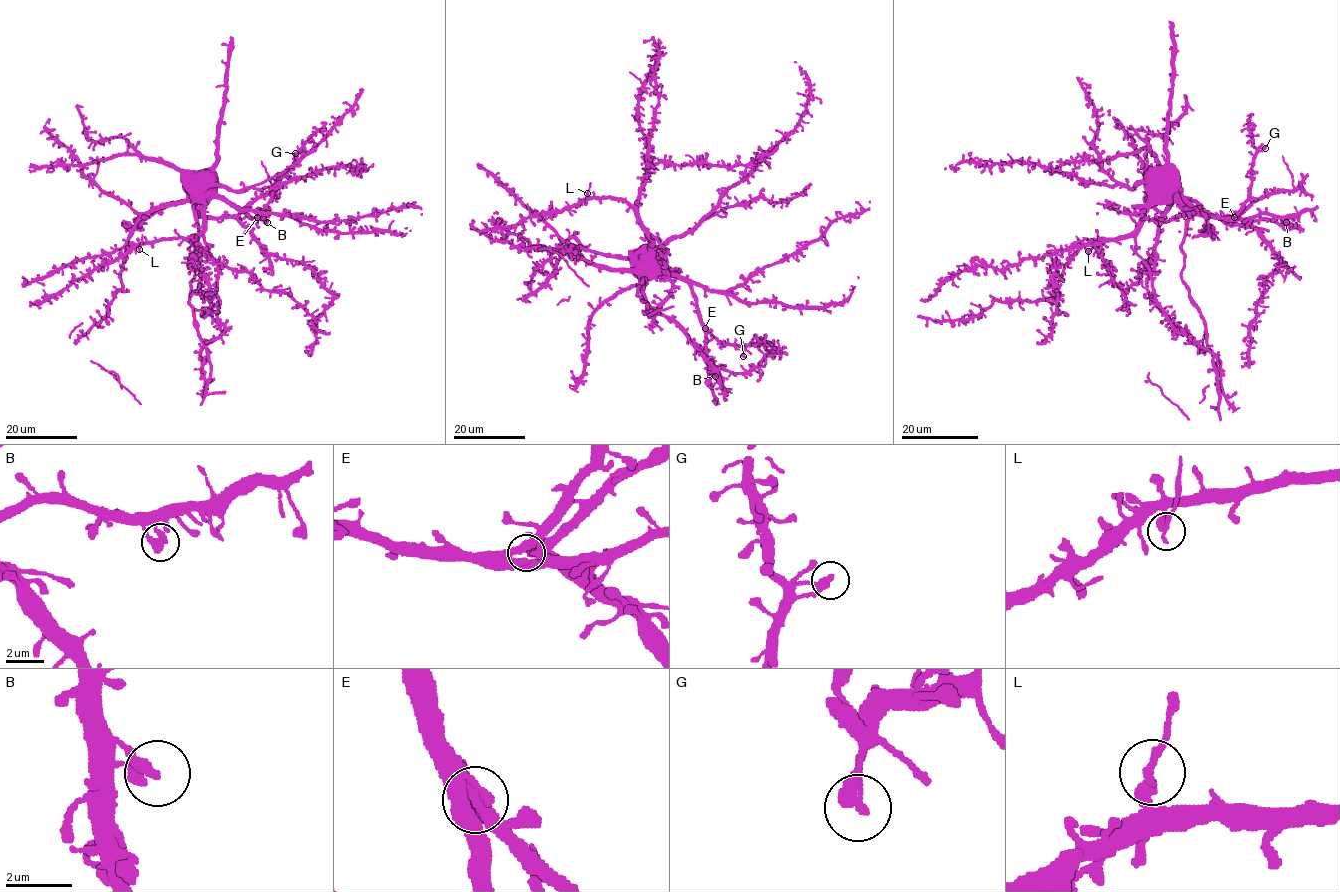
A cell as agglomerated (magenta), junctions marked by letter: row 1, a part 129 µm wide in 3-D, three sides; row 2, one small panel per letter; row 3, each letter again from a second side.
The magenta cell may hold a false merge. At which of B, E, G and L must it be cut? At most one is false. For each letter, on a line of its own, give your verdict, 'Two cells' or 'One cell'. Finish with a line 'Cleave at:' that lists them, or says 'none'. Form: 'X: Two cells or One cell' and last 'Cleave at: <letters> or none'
B: One cell
E: One cell
G: One cell
L: One cell
Cleave at: none

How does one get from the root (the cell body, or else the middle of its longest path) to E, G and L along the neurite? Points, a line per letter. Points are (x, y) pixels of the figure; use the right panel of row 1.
E: (1158, 182), (1157, 174), (1188, 209), (1214, 217), (1234, 217)
G: (1158, 182), (1157, 174), (1188, 209), (1214, 217), (1232, 217), (1248, 198), (1252, 162), (1265, 148)
L: (1158, 182), (1157, 174), (1156, 190), (1143, 206), (1141, 219), (1132, 232), (1117, 238), (1097, 238), (1087, 251)

